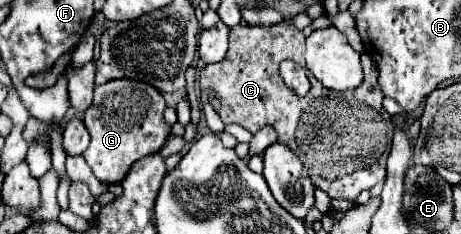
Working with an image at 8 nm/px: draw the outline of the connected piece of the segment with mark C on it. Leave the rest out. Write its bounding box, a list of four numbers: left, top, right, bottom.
[199,19,393,201]

